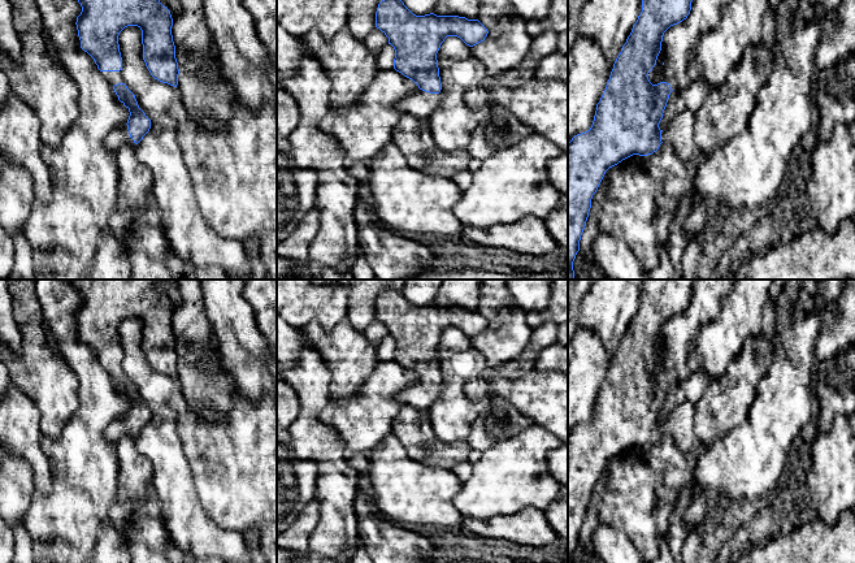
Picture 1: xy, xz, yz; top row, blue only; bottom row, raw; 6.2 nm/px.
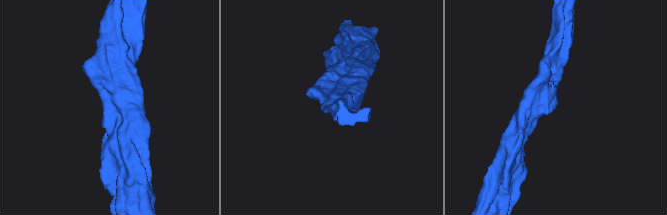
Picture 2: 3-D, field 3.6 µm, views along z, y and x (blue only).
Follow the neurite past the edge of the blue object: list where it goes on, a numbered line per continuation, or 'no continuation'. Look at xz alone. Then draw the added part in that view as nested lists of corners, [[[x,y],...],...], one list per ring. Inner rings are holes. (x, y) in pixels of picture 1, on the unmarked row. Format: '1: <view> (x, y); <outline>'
1: xz (420, 394); [[[418,381],[407,386],[398,395],[398,402],[403,406],[413,406],[421,410],[429,410],[439,394],[439,385],[430,385]]]

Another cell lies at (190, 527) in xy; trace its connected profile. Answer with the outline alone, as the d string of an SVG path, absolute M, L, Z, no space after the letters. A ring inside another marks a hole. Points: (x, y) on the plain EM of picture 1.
M125 319L118 326L118 335L122 348L122 374L135 386L139 399L151 411L151 420L135 436L135 445L138 451L152 465L152 485L160 501L164 524L170 541L186 554L200 558L213 556L223 563L249 563L251 554L247 549L244 534L220 528L199 499L192 468L177 430L179 415L188 410L188 403L179 381L151 367L143 351L140 319Z

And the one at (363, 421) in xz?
M395 360L378 361L363 389L346 400L330 400L320 419L335 430L346 458L368 454L390 433L402 403L398 395L418 377Z

